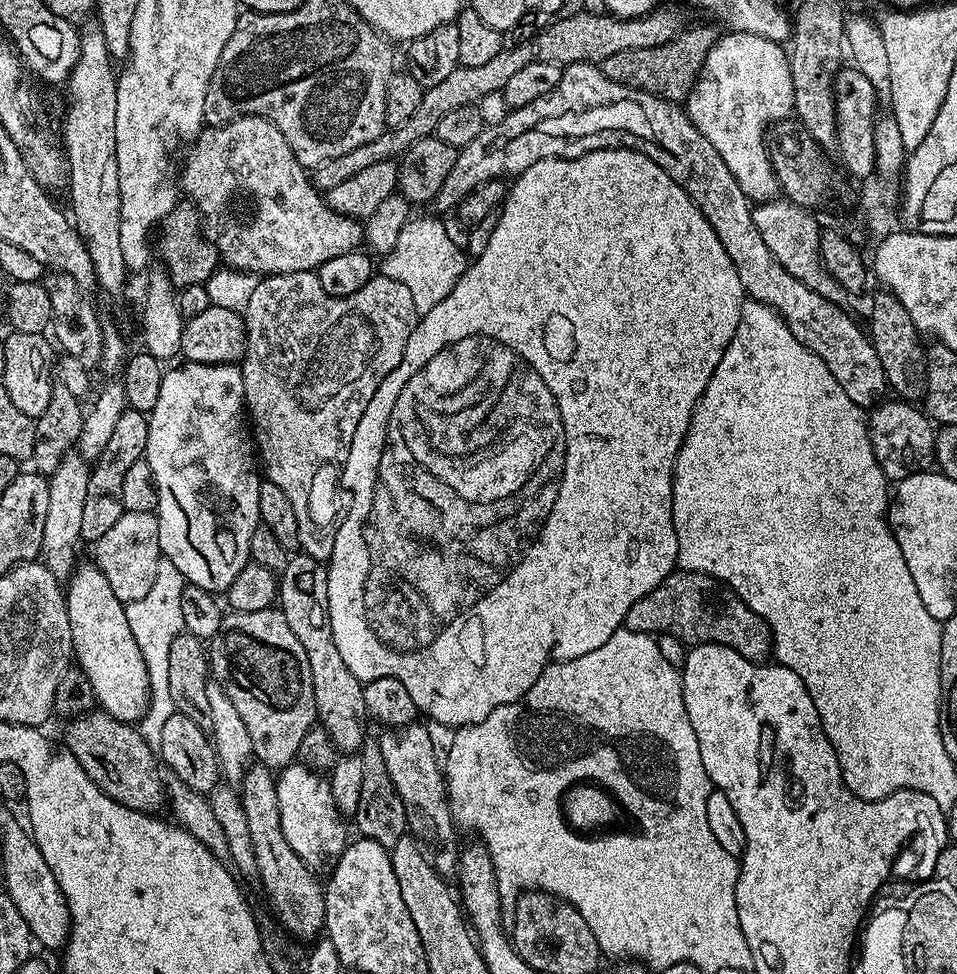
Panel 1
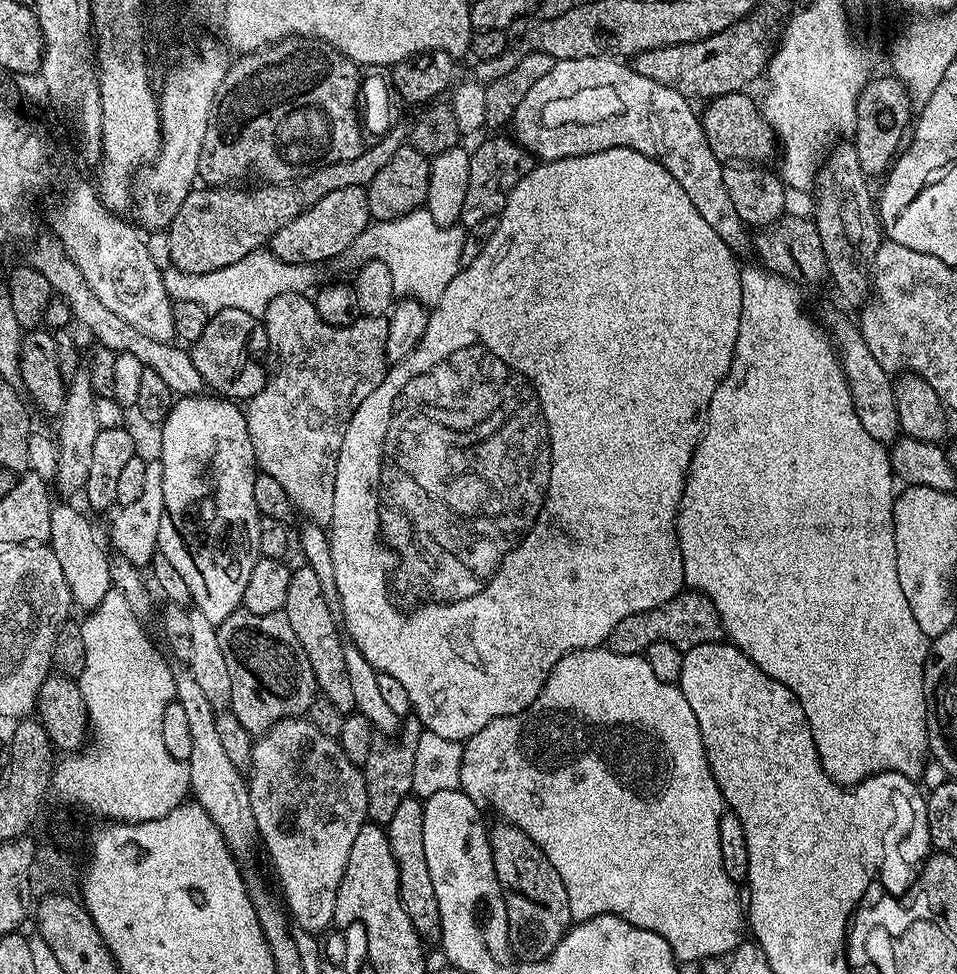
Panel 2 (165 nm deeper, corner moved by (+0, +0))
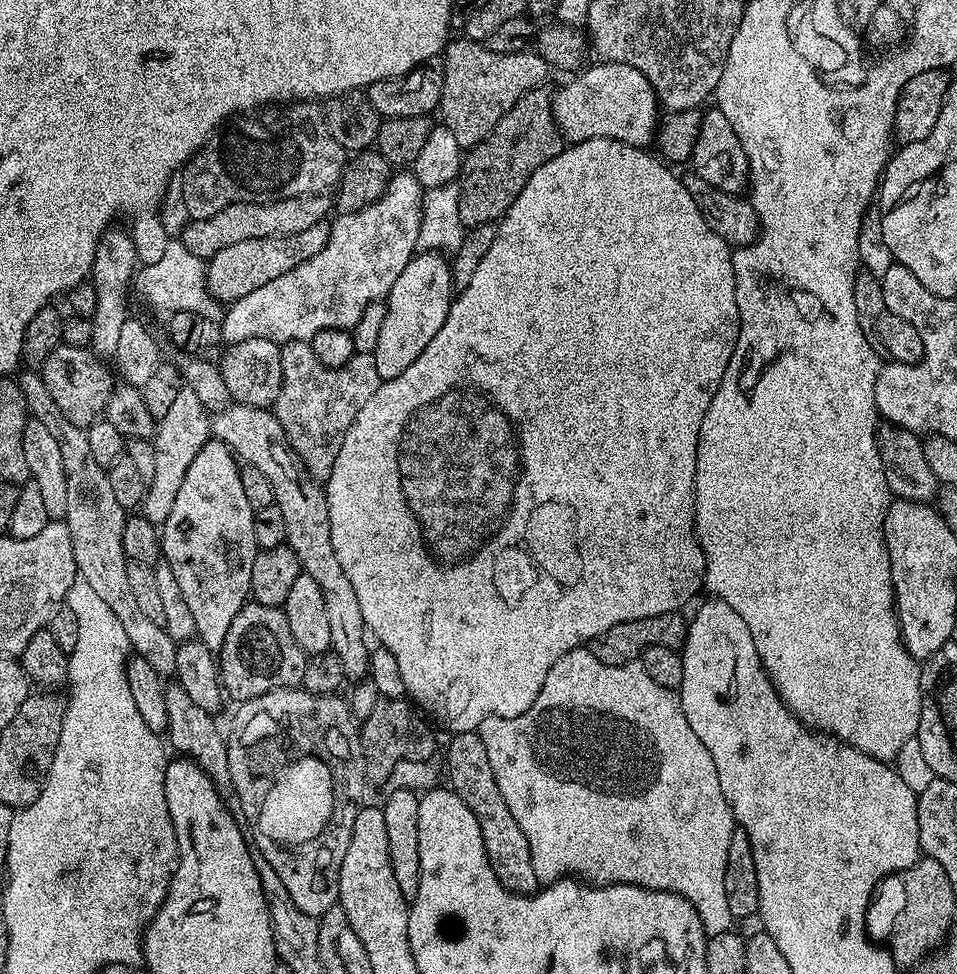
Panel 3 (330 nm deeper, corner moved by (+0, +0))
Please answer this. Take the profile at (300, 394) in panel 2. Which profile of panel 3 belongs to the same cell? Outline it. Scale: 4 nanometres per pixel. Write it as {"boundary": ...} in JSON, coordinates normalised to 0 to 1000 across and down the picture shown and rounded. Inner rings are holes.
{"boundary":[[[308,349],[296,354],[295,400],[290,405],[286,422],[303,458],[331,495],[342,495],[345,483],[349,483],[349,470],[357,462],[357,450],[370,433],[374,421],[395,400],[399,393],[395,384],[392,364],[373,361],[356,378],[343,378],[328,363],[325,352]]]}

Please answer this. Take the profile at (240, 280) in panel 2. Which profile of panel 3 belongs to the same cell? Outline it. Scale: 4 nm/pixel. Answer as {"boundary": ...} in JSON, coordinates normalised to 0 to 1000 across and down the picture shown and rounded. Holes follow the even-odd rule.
{"boundary":[[[177,245],[169,257],[169,265],[152,270],[145,276],[140,287],[140,296],[141,299],[143,296],[144,299],[150,300],[152,306],[161,315],[168,316],[171,322],[202,320],[217,331],[231,328],[231,309],[217,301],[215,268],[209,263],[199,261],[199,257],[194,257],[194,253],[187,245]]]}

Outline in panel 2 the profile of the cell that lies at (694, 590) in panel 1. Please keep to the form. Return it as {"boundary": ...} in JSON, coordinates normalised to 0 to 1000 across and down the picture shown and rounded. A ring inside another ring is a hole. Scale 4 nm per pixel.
{"boundary":[[[712,606],[700,618],[692,618],[692,622],[683,622],[683,626],[675,626],[667,630],[658,630],[658,634],[650,634],[646,643],[636,651],[633,664],[639,669],[668,674],[679,663],[679,659],[700,659],[700,663],[708,663],[716,670],[725,663],[746,661],[758,656],[759,650],[750,626],[731,608]]]}

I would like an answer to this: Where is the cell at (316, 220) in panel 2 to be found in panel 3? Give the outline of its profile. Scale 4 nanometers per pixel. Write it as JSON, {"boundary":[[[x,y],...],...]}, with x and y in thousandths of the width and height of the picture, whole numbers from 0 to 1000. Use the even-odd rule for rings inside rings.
{"boundary":[[[335,228],[324,232],[324,236],[316,236],[316,240],[257,244],[253,248],[245,248],[245,253],[236,253],[236,257],[228,257],[228,261],[224,261],[215,271],[217,301],[231,310],[257,306],[257,302],[270,298],[270,294],[278,294],[278,290],[295,285],[295,281],[316,273],[316,269],[324,269],[324,265],[328,265],[328,261],[341,253],[343,236],[344,231]]]}

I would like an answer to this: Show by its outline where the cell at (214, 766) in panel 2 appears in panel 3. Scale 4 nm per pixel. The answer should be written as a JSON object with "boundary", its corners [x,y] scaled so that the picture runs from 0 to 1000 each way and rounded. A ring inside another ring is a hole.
{"boundary":[[[22,381],[19,393],[27,409],[30,428],[44,433],[65,462],[70,498],[70,521],[66,535],[73,544],[82,590],[90,593],[90,598],[94,598],[94,602],[102,609],[102,614],[107,614],[107,618],[111,618],[111,622],[119,626],[123,639],[127,639],[127,647],[132,647],[137,668],[153,676],[153,680],[157,680],[161,688],[169,692],[183,691],[185,658],[180,657],[168,642],[157,639],[157,634],[148,630],[148,625],[140,614],[134,588],[136,576],[127,563],[127,540],[132,533],[132,523],[123,520],[111,482],[102,478],[102,473],[98,471],[91,443],[69,430],[69,425],[65,425],[65,421],[56,414],[52,400],[48,400],[48,392],[44,392],[41,381]]]}

